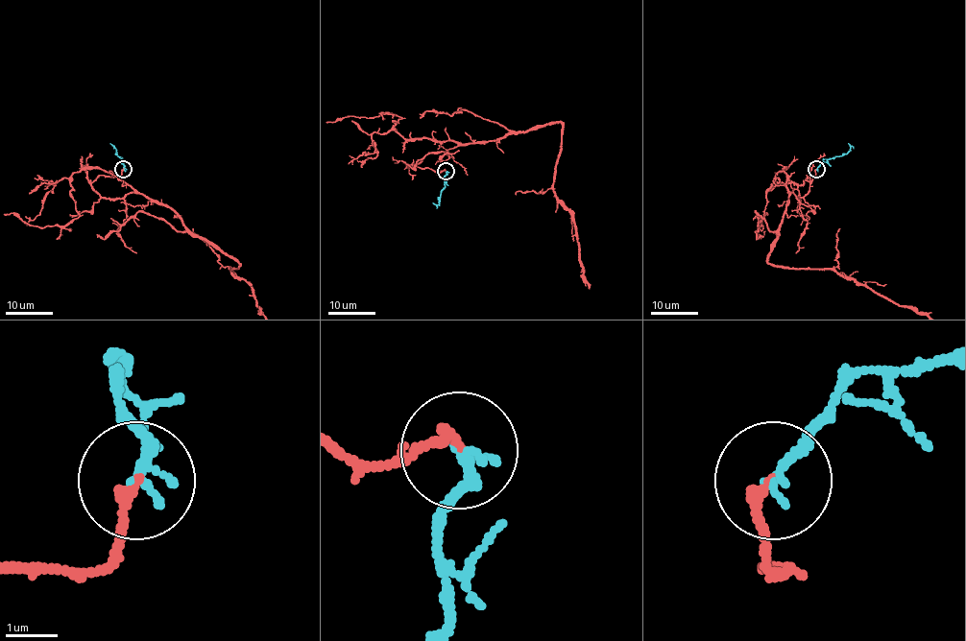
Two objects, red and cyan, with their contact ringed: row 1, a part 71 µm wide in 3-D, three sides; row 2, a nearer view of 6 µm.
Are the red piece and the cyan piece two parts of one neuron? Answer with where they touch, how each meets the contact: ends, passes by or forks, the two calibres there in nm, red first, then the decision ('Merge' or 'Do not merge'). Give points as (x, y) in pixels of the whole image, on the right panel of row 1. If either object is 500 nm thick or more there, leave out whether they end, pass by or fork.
Place: (816, 169). At the ring red ends. At the ring cyan ends. Thickness 200 nm (red) against 200 nm. Merge

